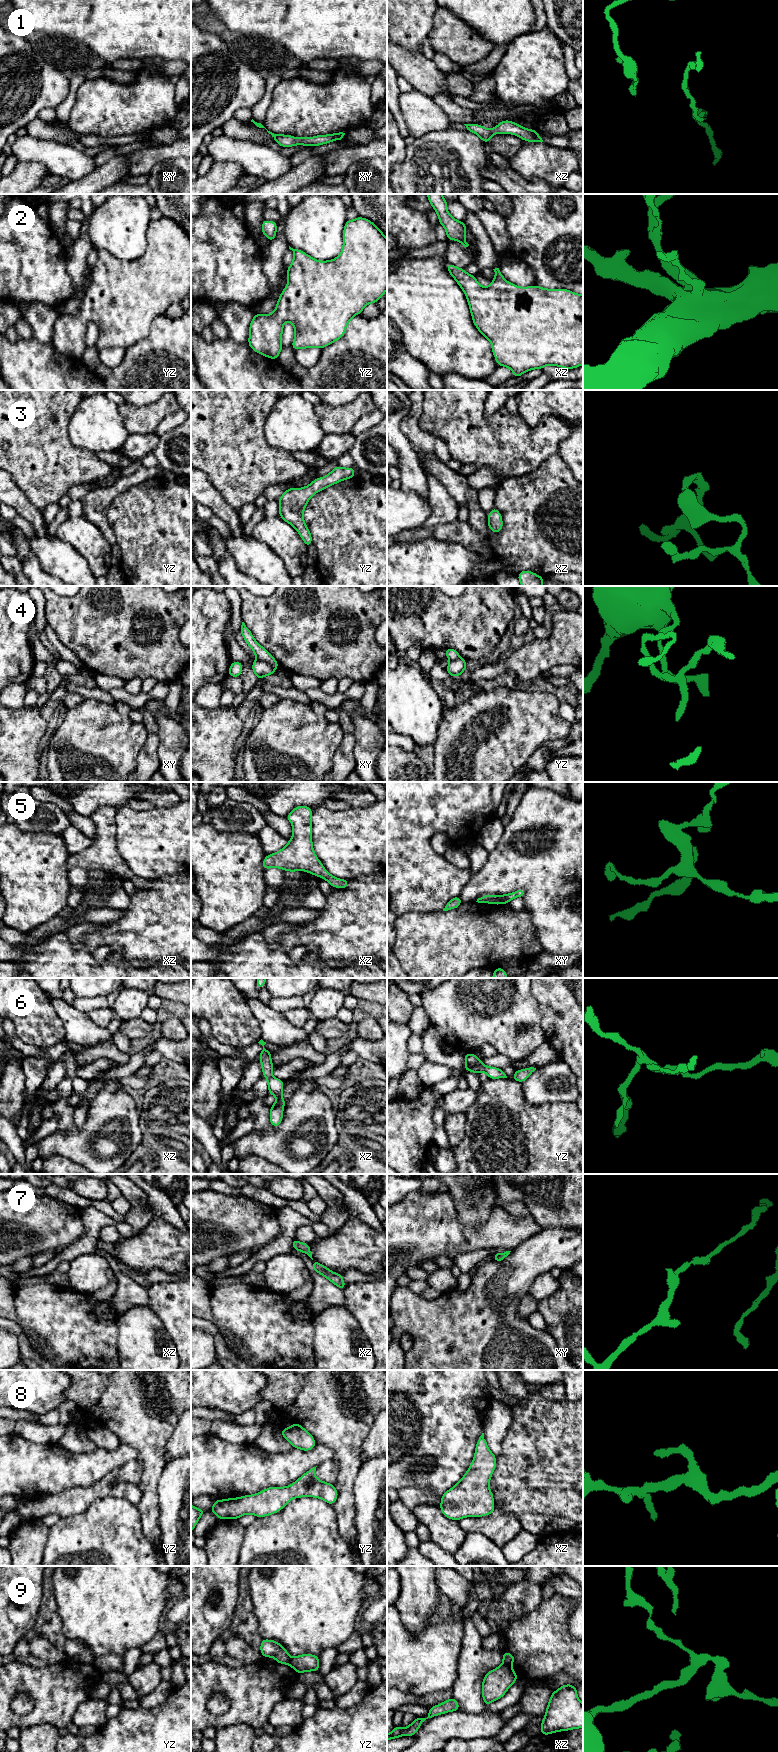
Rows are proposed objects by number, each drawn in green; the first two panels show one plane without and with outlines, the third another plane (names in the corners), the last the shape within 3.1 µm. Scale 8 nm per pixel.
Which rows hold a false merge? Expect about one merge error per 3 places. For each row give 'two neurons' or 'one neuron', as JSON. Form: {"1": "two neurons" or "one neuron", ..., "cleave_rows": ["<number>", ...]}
{"1": "one neuron", "2": "one neuron", "3": "one neuron", "4": "two neurons", "5": "one neuron", "6": "one neuron", "7": "one neuron", "8": "one neuron", "9": "two neurons", "cleave_rows": ["4", "9"]}

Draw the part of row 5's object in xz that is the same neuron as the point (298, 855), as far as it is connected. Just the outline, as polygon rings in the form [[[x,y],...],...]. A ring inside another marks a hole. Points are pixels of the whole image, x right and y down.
[[[297,806],[286,816],[293,826],[292,838],[283,849],[265,856],[263,870],[270,867],[290,872],[303,870],[325,879],[331,887],[344,889],[349,880],[332,876],[314,853],[311,816],[312,808],[307,806]]]

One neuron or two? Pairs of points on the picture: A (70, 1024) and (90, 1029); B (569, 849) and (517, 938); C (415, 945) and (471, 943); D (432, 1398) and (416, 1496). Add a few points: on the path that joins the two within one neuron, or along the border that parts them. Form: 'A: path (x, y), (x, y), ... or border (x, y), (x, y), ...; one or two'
A: path (75, 1024), (80, 1029), (85, 1029); one
B: border (524, 907), (530, 914), (536, 938); two
C: path (429, 945), (457, 943); one
D: border (397, 1490), (418, 1487), (439, 1495); two

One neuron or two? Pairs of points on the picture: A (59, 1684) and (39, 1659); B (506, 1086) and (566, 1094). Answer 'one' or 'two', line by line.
A: two
B: two

